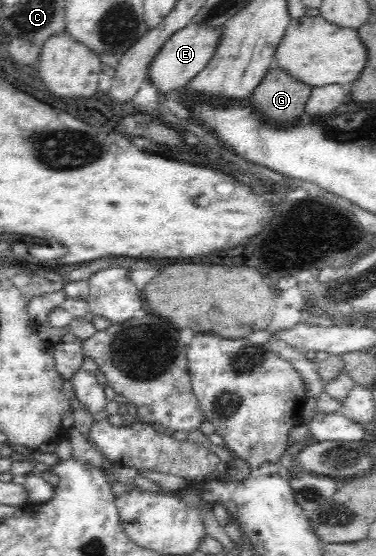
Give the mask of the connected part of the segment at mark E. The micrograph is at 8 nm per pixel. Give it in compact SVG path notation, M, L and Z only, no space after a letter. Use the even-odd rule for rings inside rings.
M190 23L182 30L172 34L166 42L160 46L160 50L156 52L156 56L152 58L150 66L148 66L147 76L148 80L158 90L158 93L168 94L174 92L178 88L182 88L185 84L194 78L214 56L216 46L218 46L218 38L220 38L222 28L214 29L204 23Z

